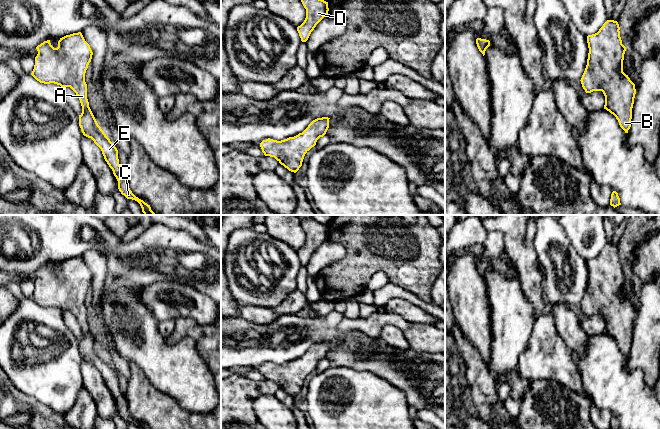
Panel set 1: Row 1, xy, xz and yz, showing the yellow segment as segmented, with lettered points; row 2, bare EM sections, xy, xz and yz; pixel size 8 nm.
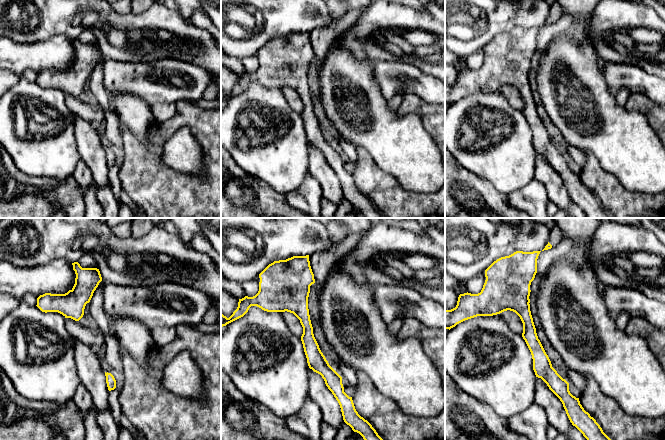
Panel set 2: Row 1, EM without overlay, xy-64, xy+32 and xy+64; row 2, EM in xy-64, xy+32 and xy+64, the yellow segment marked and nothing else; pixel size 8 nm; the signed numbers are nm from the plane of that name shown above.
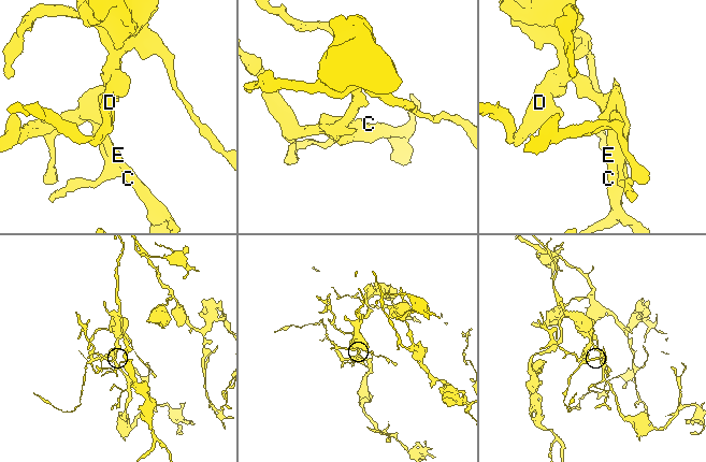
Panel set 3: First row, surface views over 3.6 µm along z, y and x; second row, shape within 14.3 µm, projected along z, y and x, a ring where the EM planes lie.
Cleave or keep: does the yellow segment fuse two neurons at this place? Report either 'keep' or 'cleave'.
cleave

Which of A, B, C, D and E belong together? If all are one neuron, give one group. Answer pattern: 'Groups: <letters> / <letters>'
Groups: A B C E / D

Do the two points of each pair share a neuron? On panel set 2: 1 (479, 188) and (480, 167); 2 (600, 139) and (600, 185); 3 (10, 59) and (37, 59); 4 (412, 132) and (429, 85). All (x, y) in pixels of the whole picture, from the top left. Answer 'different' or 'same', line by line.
1: different
2: different
3: same
4: different

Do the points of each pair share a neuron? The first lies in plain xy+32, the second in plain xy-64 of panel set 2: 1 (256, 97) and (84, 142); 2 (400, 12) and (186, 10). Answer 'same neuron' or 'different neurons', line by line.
1: different neurons
2: different neurons

